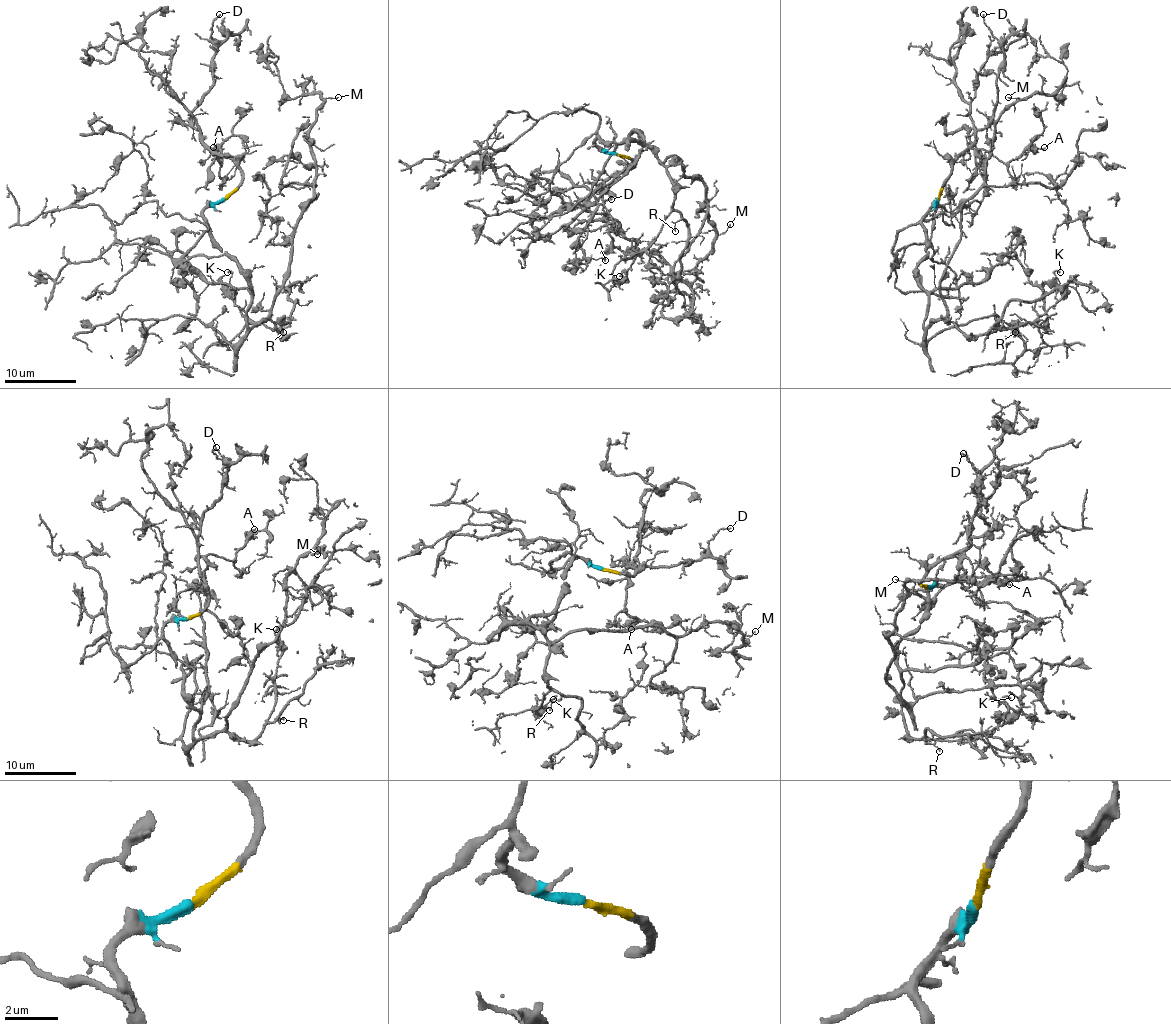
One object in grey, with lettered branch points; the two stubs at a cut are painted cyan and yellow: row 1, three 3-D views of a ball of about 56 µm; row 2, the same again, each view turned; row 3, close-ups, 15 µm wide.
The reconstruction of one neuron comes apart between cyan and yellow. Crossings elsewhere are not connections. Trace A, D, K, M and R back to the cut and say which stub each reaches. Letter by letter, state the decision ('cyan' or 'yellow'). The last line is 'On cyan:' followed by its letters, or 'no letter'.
A: yellow
D: yellow
K: cyan
M: cyan
R: cyan
On cyan: K, M, R

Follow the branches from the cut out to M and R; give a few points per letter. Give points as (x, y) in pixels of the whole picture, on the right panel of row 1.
M: (938, 199), (916, 267), (929, 327), (947, 314), (940, 280), (1008, 96)
R: (938, 199), (916, 267), (924, 325), (949, 320), (981, 336), (997, 321), (1015, 332)

